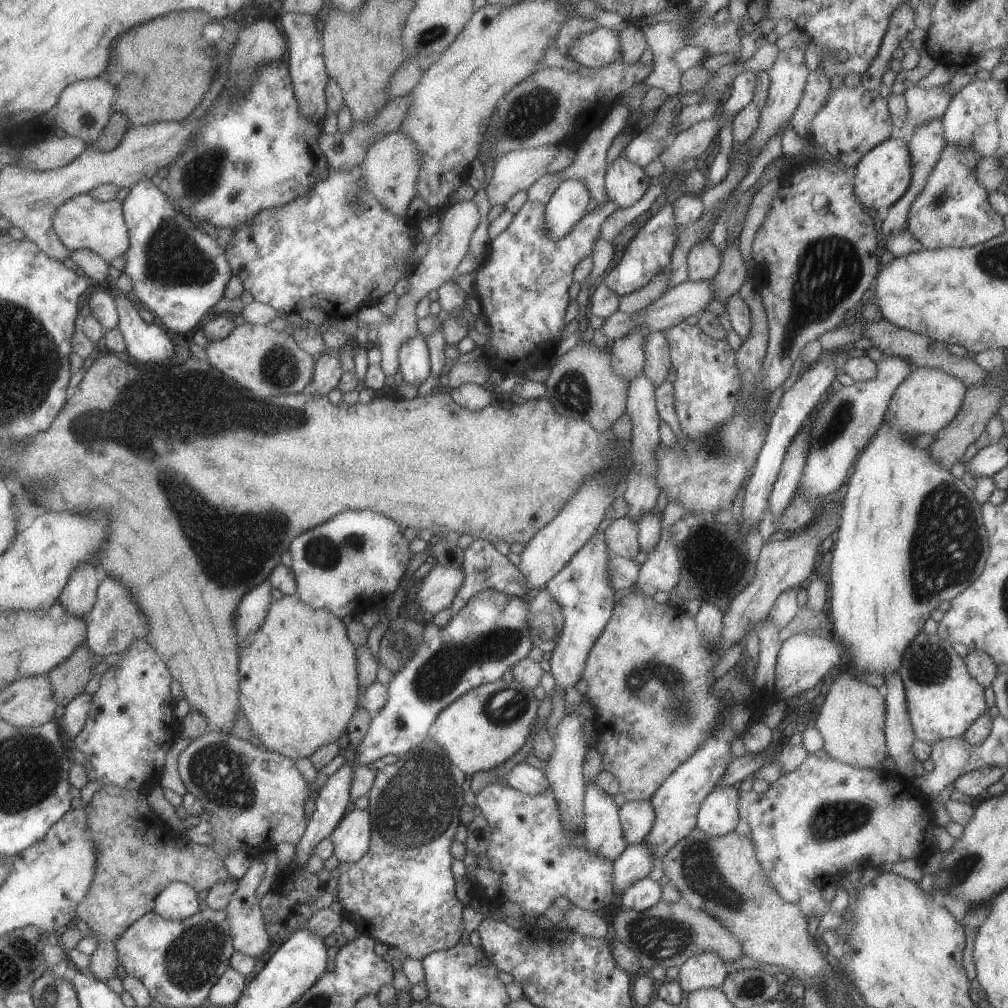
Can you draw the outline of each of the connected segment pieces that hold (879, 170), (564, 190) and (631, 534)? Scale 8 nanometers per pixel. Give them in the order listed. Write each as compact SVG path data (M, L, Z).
M890 137L888 140L873 146L854 167L852 190L856 200L865 208L875 211L892 206L909 188L911 184L911 154L907 142Z
M579 178L564 179L545 205L547 238L559 240L585 215L589 192Z
M627 515L611 522L603 530L607 552L612 556L631 560L639 552L637 530L637 524Z

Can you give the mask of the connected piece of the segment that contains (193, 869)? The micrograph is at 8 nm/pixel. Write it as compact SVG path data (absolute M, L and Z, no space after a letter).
M103 785L95 790L86 804L85 826L91 832L91 842L95 844L95 876L87 894L75 908L75 921L83 921L95 934L97 945L91 954L86 973L96 980L105 980L116 976L118 966L115 951L115 938L123 934L133 922L152 911L153 900L161 890L171 882L183 882L198 893L211 889L217 882L236 880L229 876L222 860L211 846L191 842L182 832L173 831L159 816L156 816L146 801L146 795L135 789L122 789L115 785Z

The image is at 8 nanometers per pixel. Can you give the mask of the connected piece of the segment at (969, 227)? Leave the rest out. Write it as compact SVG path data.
M945 144L939 161L925 178L923 190L907 212L907 229L922 247L973 247L1004 234L1004 221L987 203L988 191L975 178L981 156L969 146Z

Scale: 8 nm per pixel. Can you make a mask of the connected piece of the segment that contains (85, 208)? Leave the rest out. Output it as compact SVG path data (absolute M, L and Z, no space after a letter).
M81 193L68 198L59 205L51 217L55 236L68 251L87 249L109 262L123 256L129 246L128 230L122 215L122 201L98 201L89 193Z

